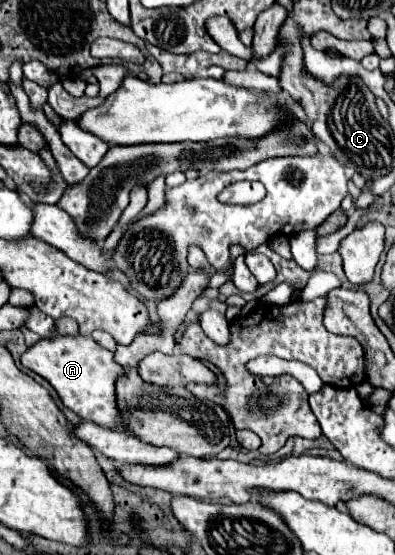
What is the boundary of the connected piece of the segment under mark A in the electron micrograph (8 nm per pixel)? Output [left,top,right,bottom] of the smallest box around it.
[21,336,121,430]

